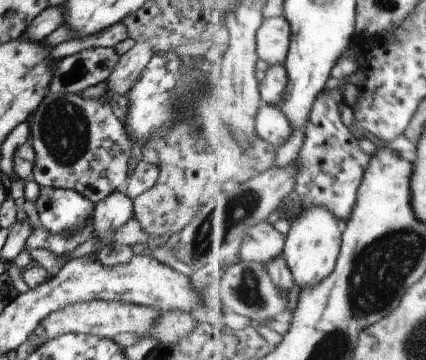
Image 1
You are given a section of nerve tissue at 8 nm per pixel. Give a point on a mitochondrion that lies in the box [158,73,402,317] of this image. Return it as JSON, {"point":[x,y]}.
{"point":[237,208]}

